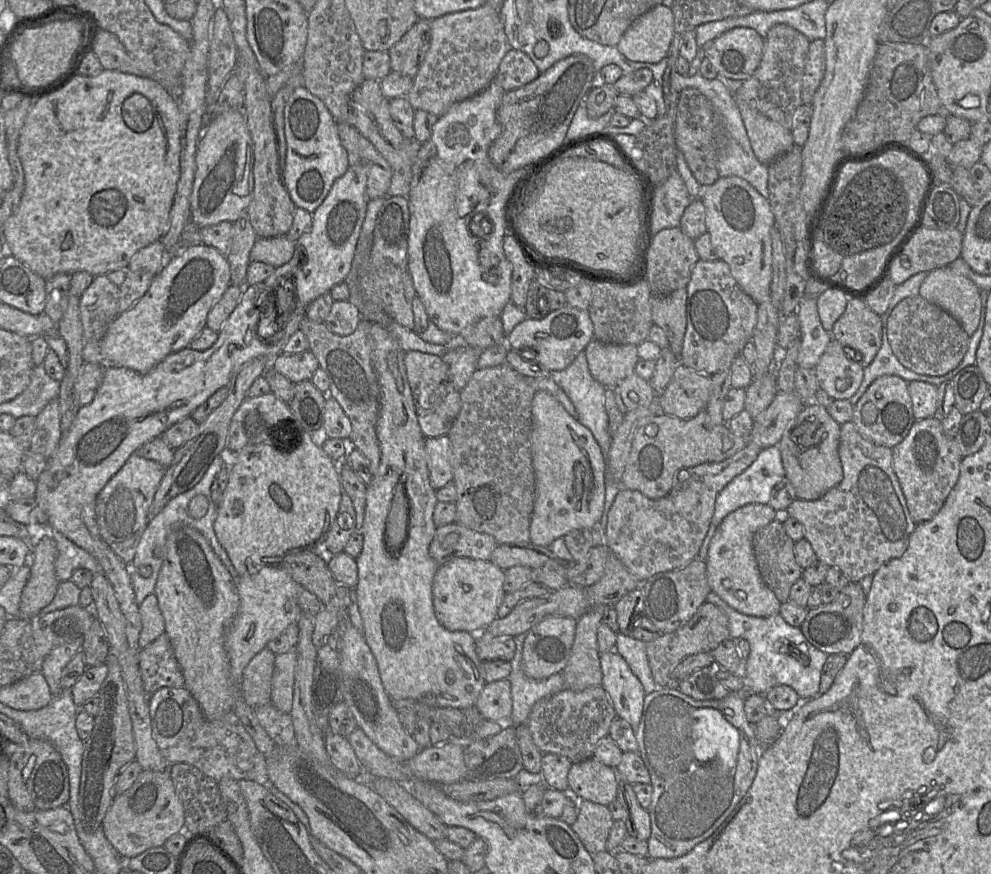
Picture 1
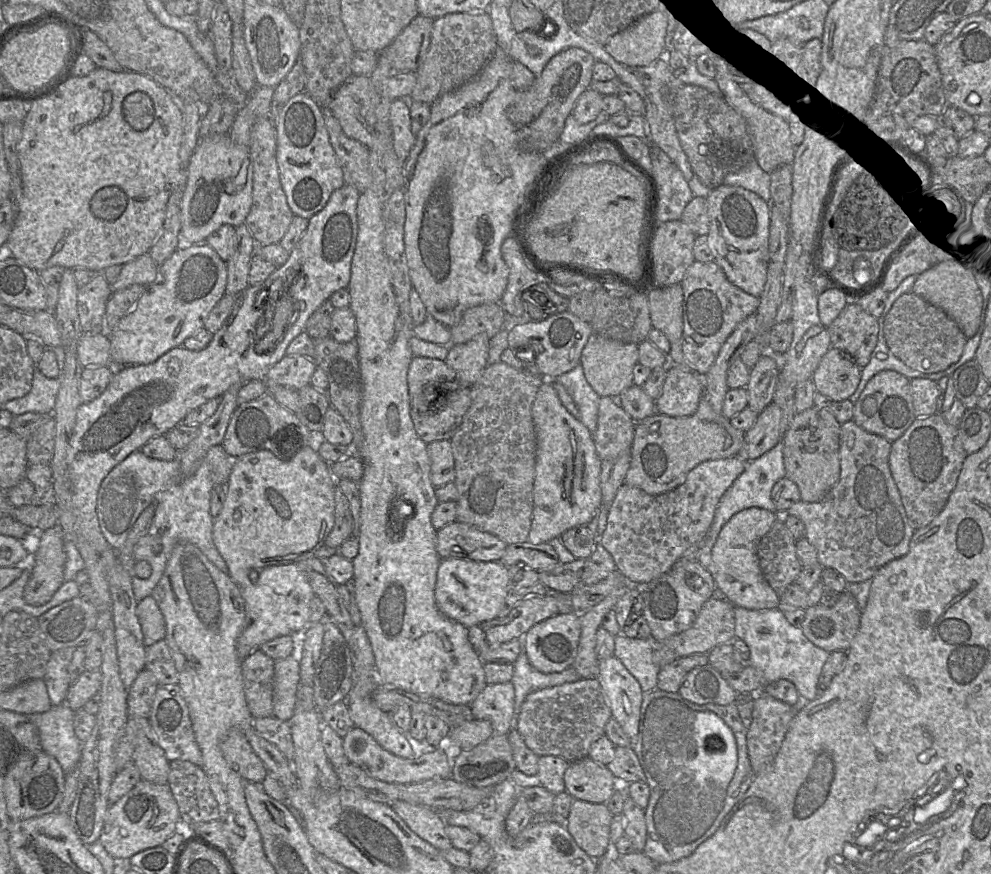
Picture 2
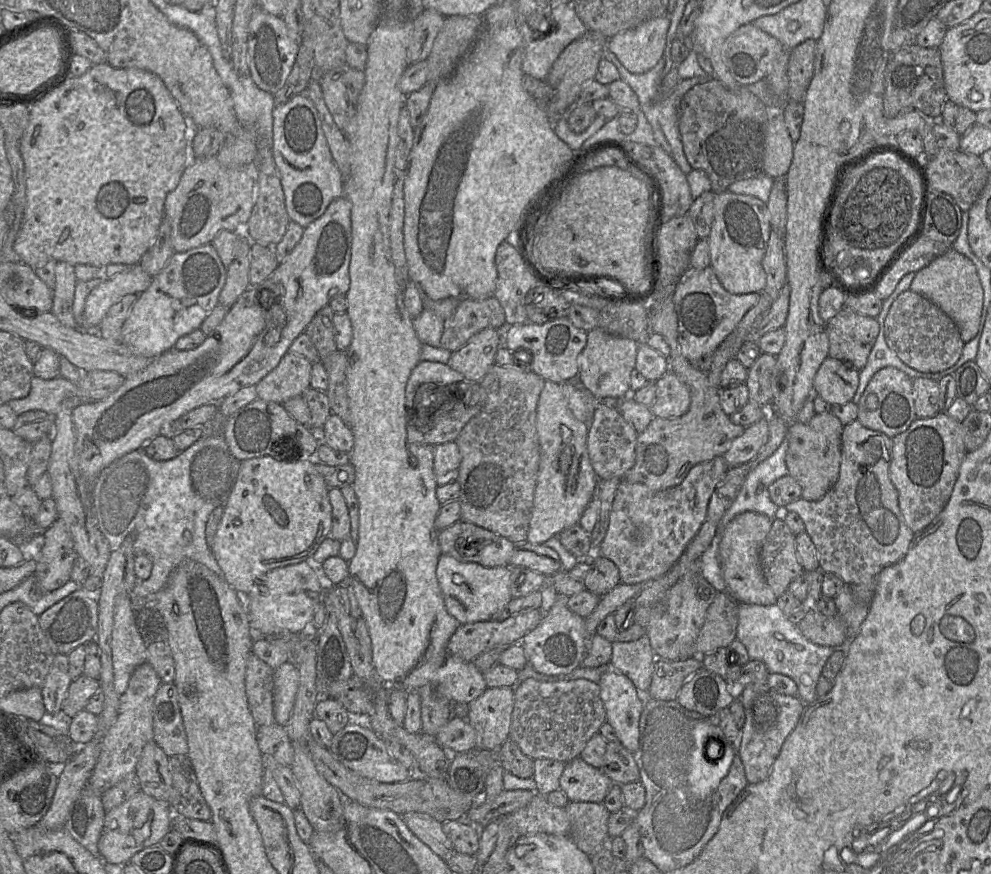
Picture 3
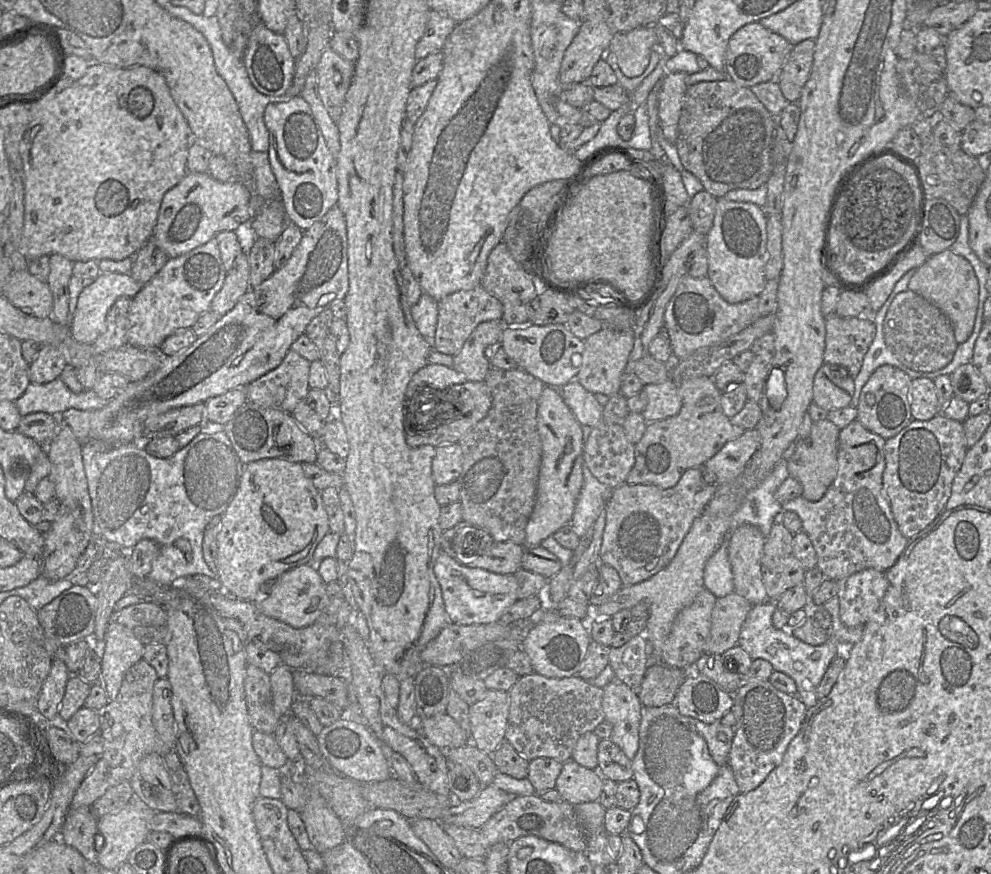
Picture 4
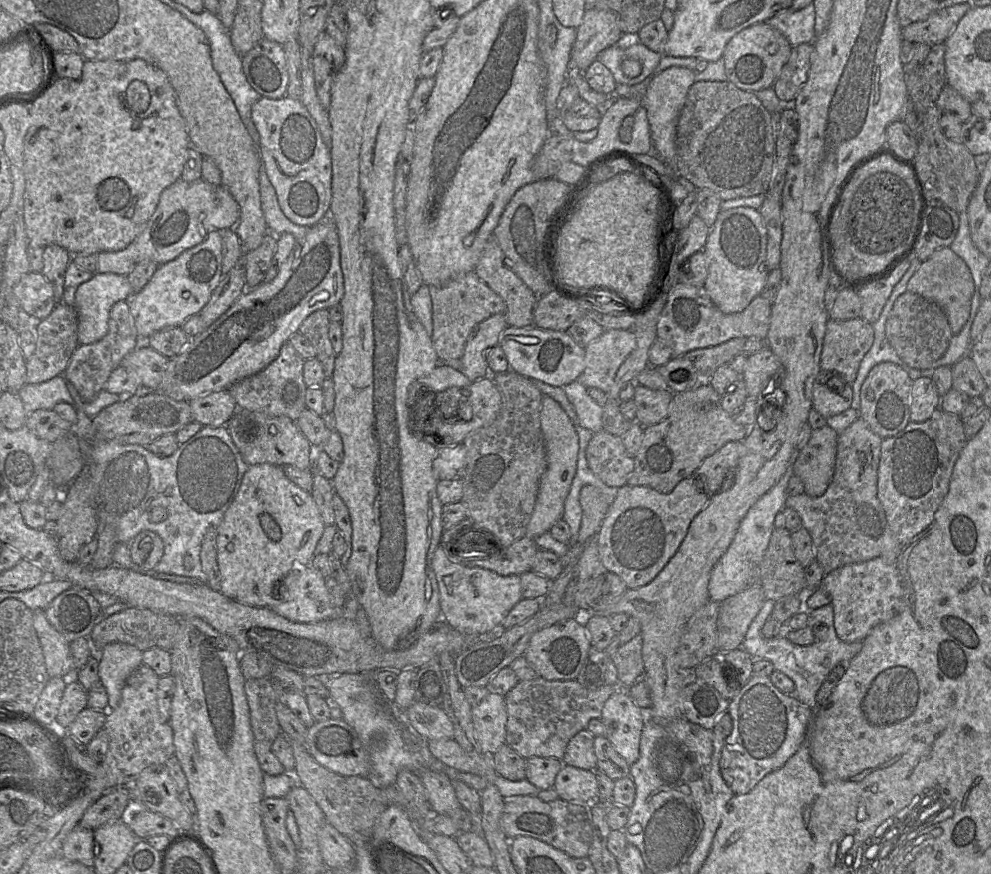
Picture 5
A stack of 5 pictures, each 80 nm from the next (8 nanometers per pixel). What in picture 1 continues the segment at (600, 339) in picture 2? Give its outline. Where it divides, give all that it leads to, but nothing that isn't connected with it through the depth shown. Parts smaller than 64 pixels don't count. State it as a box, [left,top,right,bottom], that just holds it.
[584,339,639,389]

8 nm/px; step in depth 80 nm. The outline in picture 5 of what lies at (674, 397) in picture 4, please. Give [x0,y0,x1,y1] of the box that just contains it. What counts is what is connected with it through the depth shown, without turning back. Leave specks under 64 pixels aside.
[632,385,672,427]

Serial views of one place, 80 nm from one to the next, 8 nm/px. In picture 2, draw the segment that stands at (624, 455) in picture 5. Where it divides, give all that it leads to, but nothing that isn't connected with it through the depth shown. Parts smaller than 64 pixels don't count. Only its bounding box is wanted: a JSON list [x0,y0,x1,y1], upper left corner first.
[592,396,635,461]

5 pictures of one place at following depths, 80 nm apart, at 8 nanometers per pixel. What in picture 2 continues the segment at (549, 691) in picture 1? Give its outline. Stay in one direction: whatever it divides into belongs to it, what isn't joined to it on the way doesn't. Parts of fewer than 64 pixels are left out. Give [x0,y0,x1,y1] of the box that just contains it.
[511,638,581,719]

